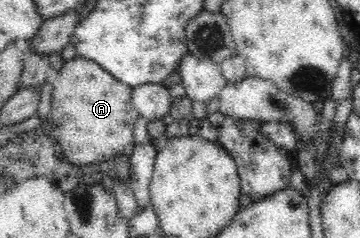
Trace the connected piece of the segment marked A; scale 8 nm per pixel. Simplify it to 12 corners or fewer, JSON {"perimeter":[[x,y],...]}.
{"perimeter":[[76,55],[48,123],[64,157],[104,163],[133,143],[132,88]]}

